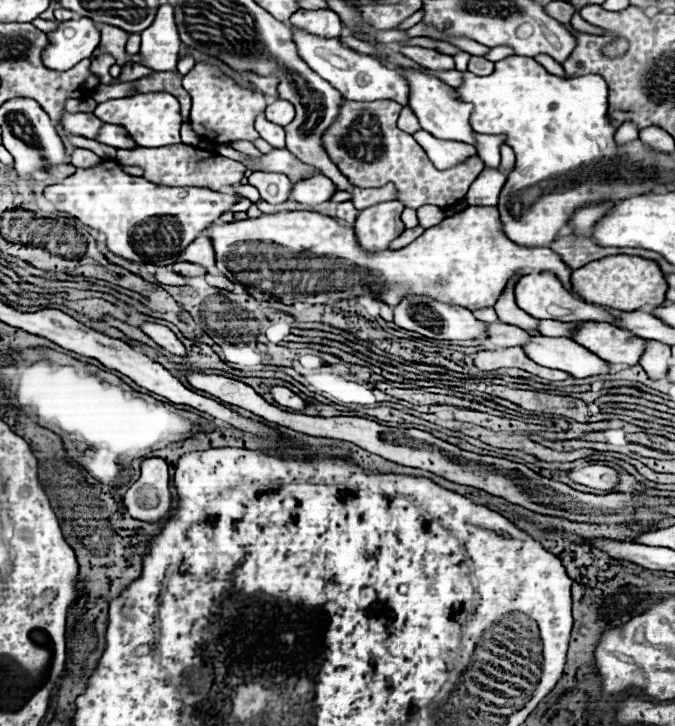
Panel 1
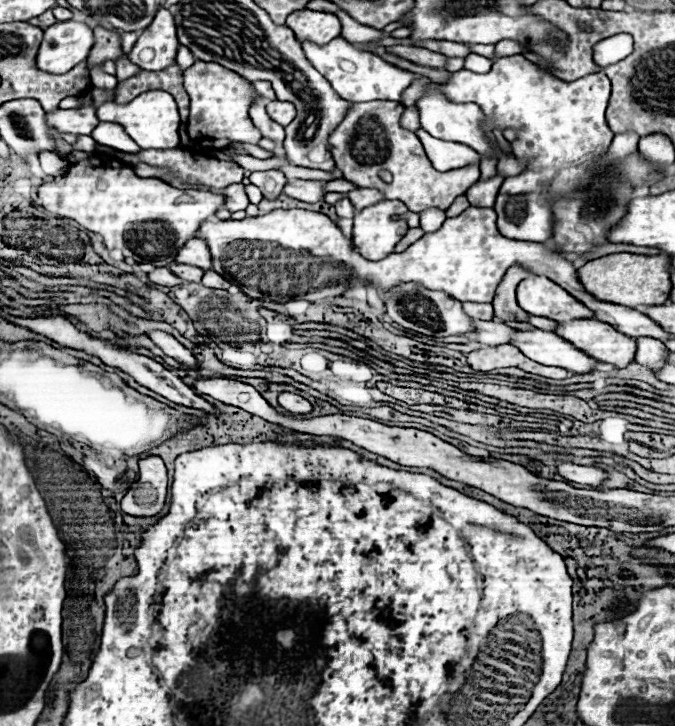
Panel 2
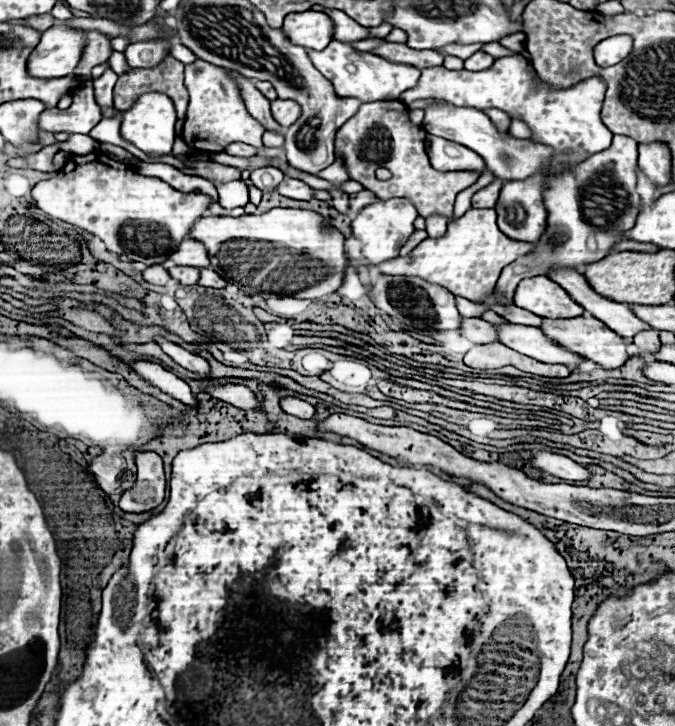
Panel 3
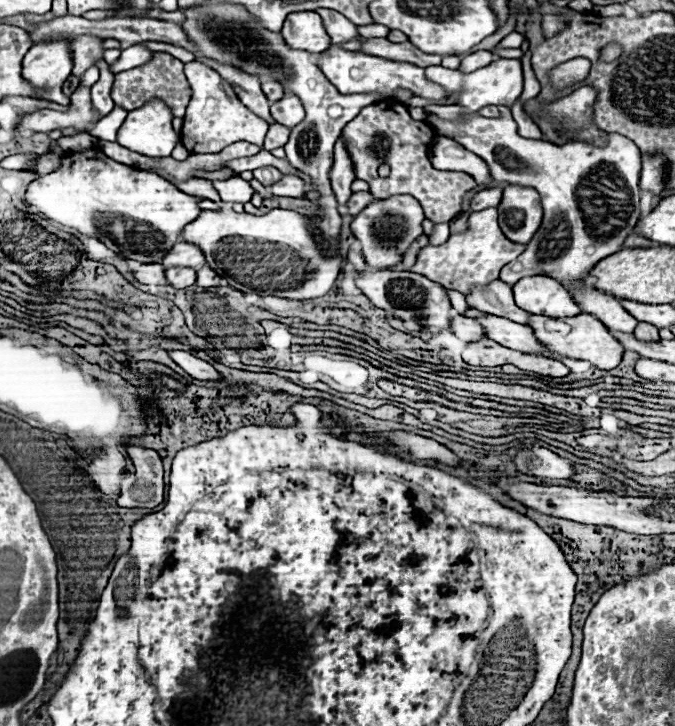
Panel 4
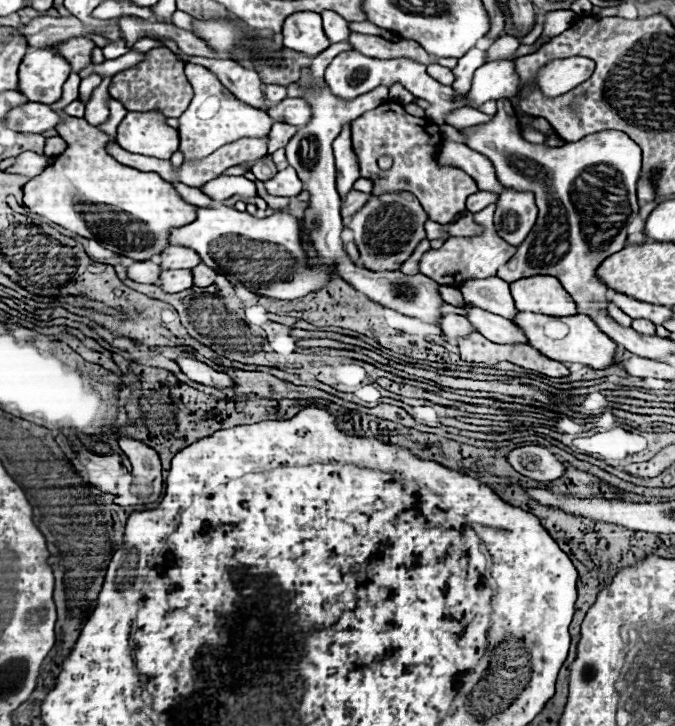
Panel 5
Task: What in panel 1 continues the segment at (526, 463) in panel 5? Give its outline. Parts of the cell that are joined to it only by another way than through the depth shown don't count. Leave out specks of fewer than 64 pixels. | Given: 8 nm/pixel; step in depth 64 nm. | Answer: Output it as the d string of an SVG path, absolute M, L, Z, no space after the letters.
M592 464L592 466L580 468L580 470L570 470L568 476L578 484L586 484L586 486L606 490L606 492L612 492L616 488L616 484L620 482L620 476L614 468L600 466L600 464Z

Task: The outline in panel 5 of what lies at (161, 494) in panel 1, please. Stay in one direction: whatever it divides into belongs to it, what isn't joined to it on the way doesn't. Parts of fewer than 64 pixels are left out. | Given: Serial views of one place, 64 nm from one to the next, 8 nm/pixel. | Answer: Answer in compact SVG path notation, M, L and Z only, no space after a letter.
M128 436L118 438L118 444L132 462L132 476L136 476L136 486L130 488L128 496L118 496L114 502L120 506L158 502L162 494L162 468L158 452Z

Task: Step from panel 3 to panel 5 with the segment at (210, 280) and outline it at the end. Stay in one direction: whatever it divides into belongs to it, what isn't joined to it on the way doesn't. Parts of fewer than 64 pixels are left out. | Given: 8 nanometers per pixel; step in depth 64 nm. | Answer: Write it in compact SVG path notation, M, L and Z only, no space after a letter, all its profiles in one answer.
M198 264L194 270L194 286L210 286L214 284L214 278L216 278L216 272L212 268L206 268L206 264Z

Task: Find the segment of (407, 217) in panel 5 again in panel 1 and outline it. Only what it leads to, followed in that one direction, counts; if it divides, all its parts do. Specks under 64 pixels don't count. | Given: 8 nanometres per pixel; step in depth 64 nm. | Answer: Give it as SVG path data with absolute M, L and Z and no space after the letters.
M400 200L380 202L360 210L354 230L362 248L374 250L374 252L386 250L388 244L404 232L404 224L400 220L402 210L404 210L404 204Z

